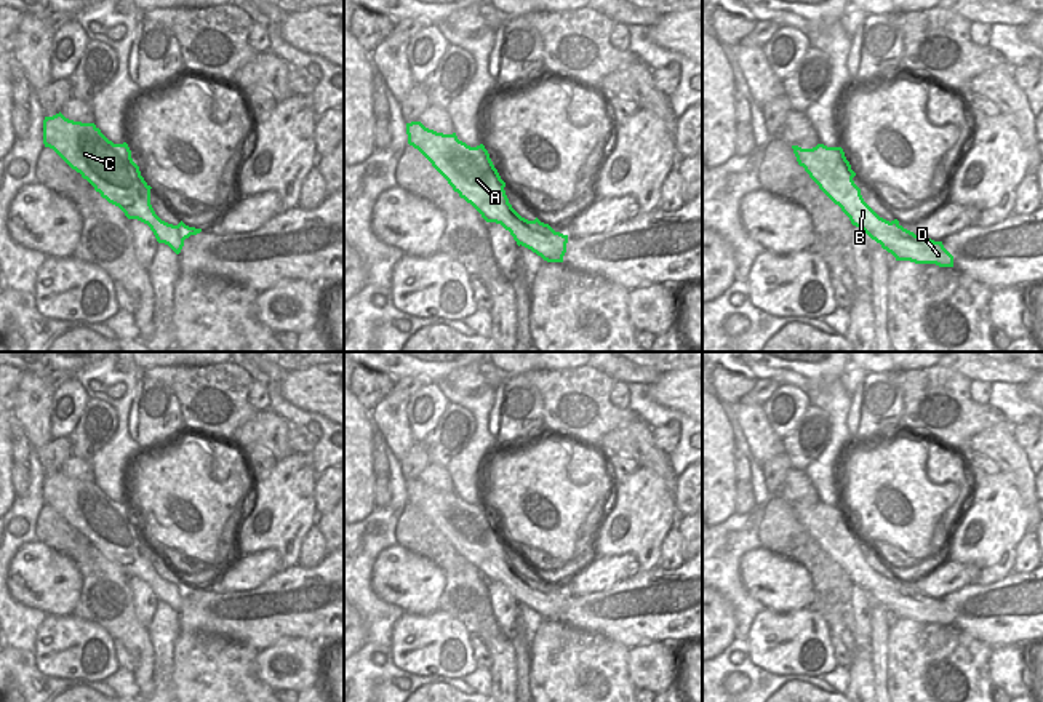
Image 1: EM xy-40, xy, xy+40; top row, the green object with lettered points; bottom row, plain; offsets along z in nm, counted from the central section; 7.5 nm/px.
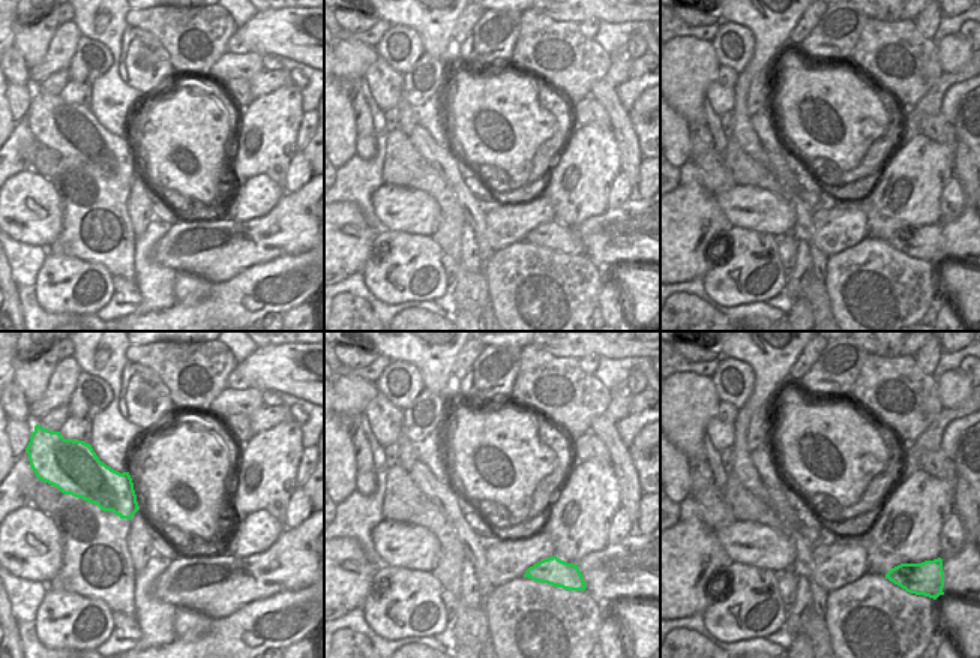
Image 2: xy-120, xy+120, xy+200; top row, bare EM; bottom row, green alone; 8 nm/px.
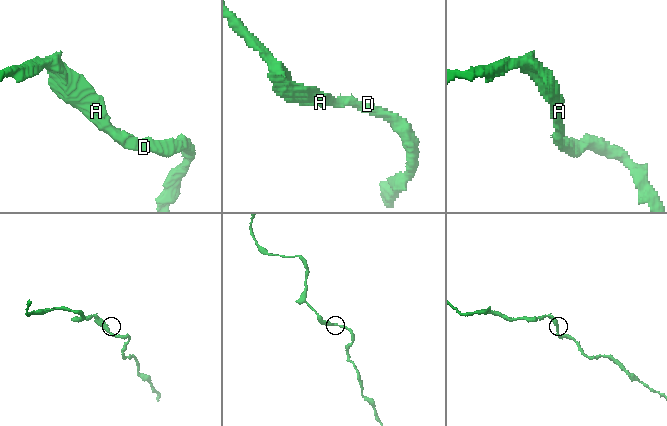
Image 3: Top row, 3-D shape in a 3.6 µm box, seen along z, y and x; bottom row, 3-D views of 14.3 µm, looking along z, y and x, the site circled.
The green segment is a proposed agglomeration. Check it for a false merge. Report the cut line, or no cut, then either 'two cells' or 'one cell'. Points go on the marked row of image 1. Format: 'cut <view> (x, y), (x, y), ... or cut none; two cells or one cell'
cut none; one cell

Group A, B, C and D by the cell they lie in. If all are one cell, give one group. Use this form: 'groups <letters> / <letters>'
groups A B C D

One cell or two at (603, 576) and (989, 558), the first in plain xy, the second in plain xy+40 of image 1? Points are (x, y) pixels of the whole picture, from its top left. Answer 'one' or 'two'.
two

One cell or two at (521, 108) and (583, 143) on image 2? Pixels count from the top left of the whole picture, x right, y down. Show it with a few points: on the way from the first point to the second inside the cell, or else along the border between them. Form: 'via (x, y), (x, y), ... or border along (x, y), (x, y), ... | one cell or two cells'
border along (568, 135), (551, 167) | two cells

